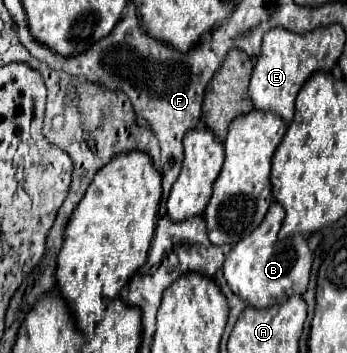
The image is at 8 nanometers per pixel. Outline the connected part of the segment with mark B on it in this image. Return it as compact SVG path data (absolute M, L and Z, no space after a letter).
M274 201L264 221L250 235L238 241L224 261L224 277L230 289L252 307L266 307L272 301L282 301L290 295L302 295L308 287L312 267L312 253L308 249L308 241L302 235L280 239L278 231L282 221L284 209Z

